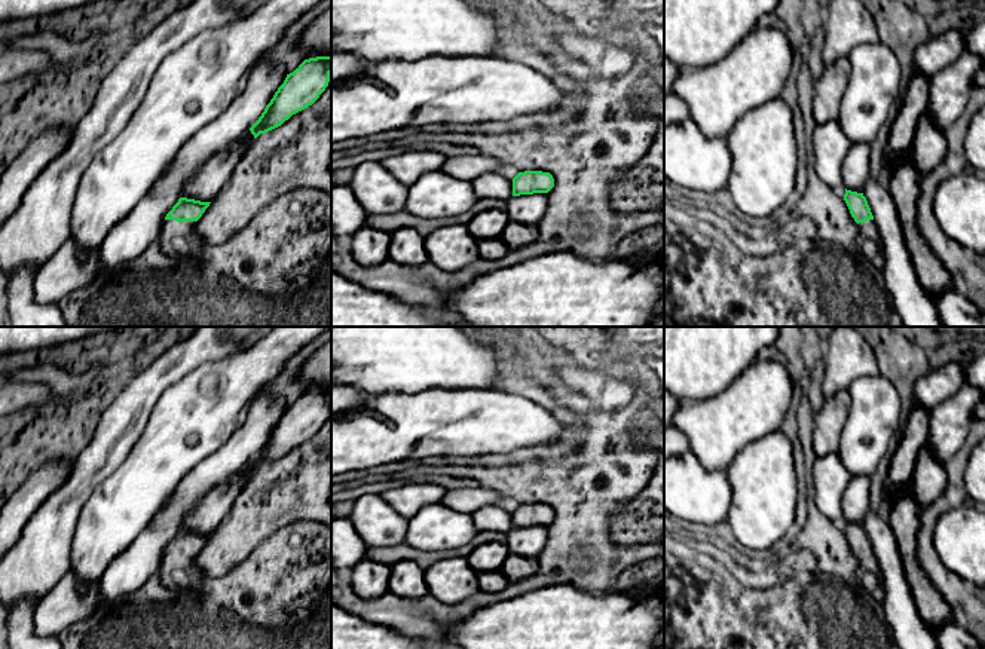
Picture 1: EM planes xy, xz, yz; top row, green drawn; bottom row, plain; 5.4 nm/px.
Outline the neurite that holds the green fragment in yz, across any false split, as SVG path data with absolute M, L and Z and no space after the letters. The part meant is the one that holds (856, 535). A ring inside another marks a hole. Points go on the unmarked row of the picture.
M845 521L844 533L850 542L851 549L857 555L857 570L854 582L857 582L877 601L882 603L882 578L866 530L863 529L863 526Z

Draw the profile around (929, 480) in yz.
M926 446L918 453L917 471L912 475L911 490L920 506L924 511L943 492L946 486L946 471L934 453Z

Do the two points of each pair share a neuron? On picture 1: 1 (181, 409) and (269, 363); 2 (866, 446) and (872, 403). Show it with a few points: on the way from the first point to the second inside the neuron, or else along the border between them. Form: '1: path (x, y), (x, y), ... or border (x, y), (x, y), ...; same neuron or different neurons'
1: path (204, 406), (225, 386), (247, 373); same neuron
2: path (866, 435), (872, 413); same neuron

